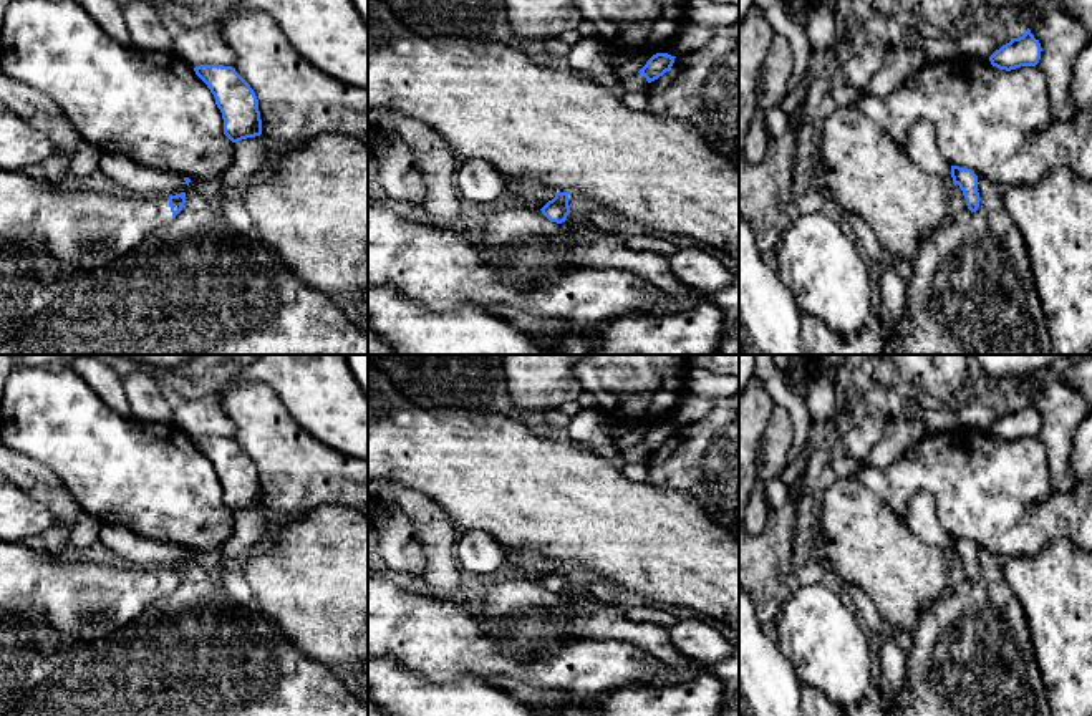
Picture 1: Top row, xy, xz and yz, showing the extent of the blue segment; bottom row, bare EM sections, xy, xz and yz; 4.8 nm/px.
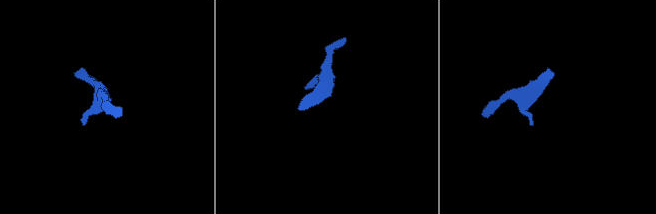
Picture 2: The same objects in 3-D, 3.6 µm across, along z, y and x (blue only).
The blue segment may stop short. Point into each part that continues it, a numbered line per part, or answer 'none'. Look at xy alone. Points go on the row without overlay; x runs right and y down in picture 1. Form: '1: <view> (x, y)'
1: xy (90, 600)

